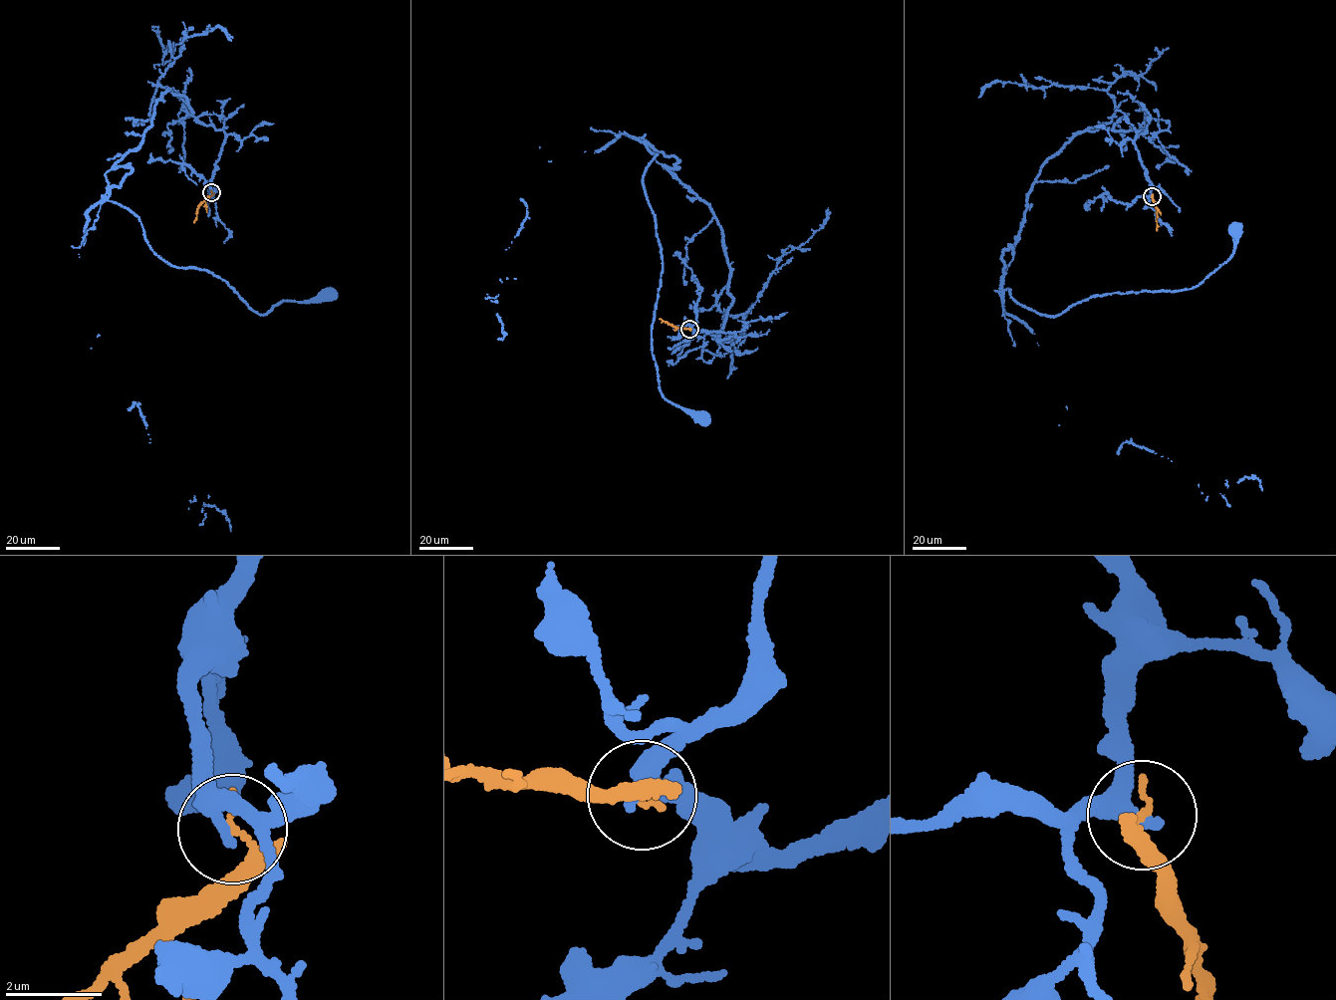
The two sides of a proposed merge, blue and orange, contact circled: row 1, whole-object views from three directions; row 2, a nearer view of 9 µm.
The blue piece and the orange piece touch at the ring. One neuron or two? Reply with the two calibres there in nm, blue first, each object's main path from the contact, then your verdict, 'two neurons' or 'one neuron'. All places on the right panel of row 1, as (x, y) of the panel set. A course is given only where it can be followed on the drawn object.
220/150 nm | blue via (1152, 196), (1144, 130), (1074, 135), (1028, 193), (1002, 289), (1049, 316), (1194, 288), (1231, 256), (1233, 229) | orange via (1152, 196), (1156, 203), (1157, 231) | two neurons

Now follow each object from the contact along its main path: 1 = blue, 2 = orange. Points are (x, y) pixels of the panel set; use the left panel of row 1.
1: (211, 192), (225, 133), (167, 88), (107, 198), (155, 254), (261, 315), (326, 293)
2: (211, 192), (198, 207), (194, 222)

